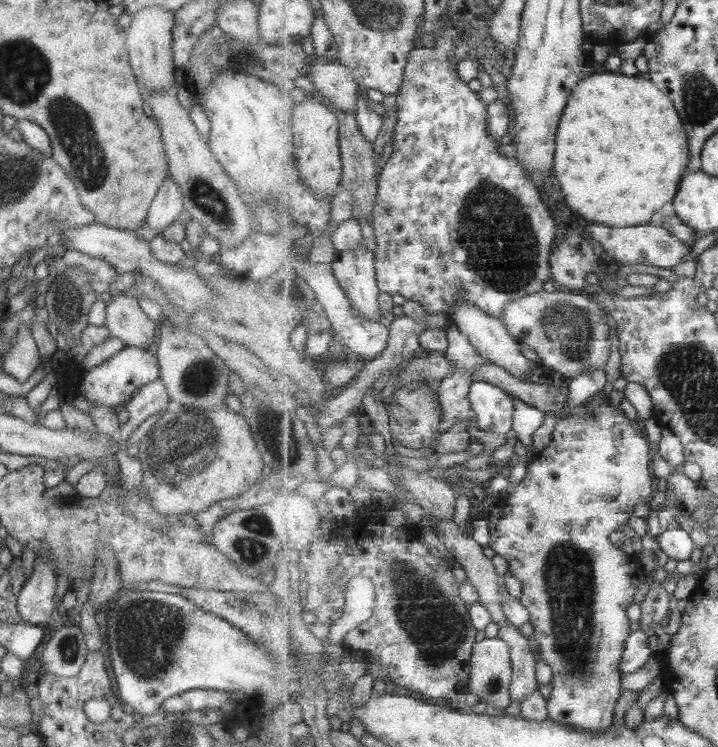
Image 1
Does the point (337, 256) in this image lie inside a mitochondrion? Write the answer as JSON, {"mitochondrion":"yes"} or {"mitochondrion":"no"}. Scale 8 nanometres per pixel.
{"mitochondrion":"no"}

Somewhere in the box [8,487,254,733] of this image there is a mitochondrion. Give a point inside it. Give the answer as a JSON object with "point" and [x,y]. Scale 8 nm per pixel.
{"point":[147,638]}

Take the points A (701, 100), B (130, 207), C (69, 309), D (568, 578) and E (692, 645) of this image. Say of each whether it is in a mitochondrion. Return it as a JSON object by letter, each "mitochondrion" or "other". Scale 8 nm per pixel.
{"A":"mitochondrion","B":"other","C":"mitochondrion","D":"mitochondrion","E":"other"}

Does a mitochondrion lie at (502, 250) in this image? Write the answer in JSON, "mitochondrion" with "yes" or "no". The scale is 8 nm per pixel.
{"mitochondrion":"yes"}

